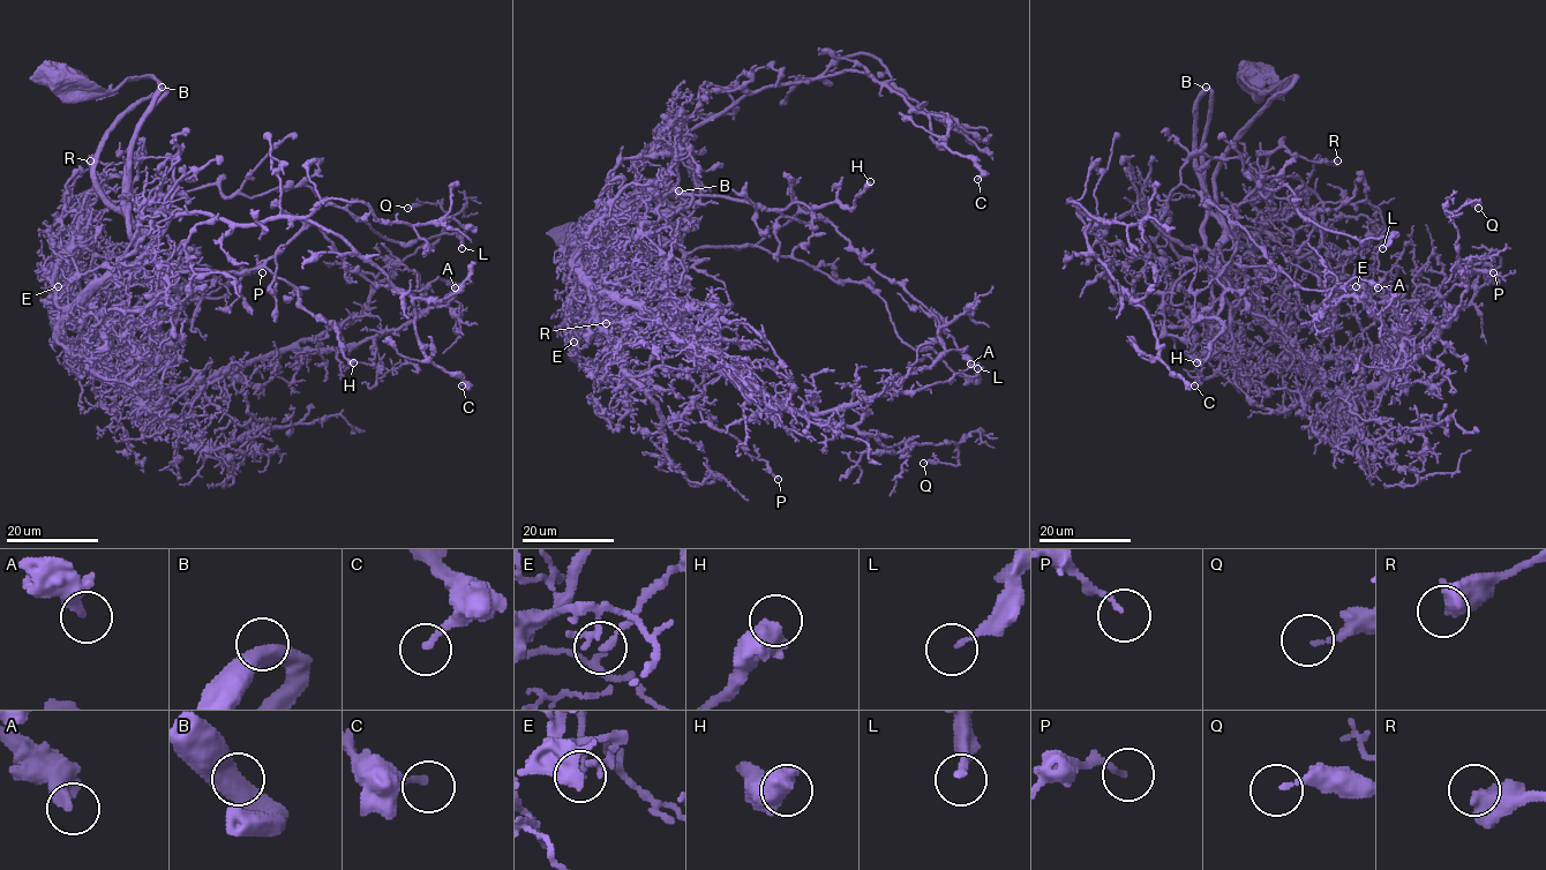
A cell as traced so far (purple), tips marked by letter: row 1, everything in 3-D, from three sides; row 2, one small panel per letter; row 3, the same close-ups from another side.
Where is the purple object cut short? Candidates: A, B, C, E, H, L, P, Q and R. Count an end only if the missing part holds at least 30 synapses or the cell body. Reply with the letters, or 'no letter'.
no letter

